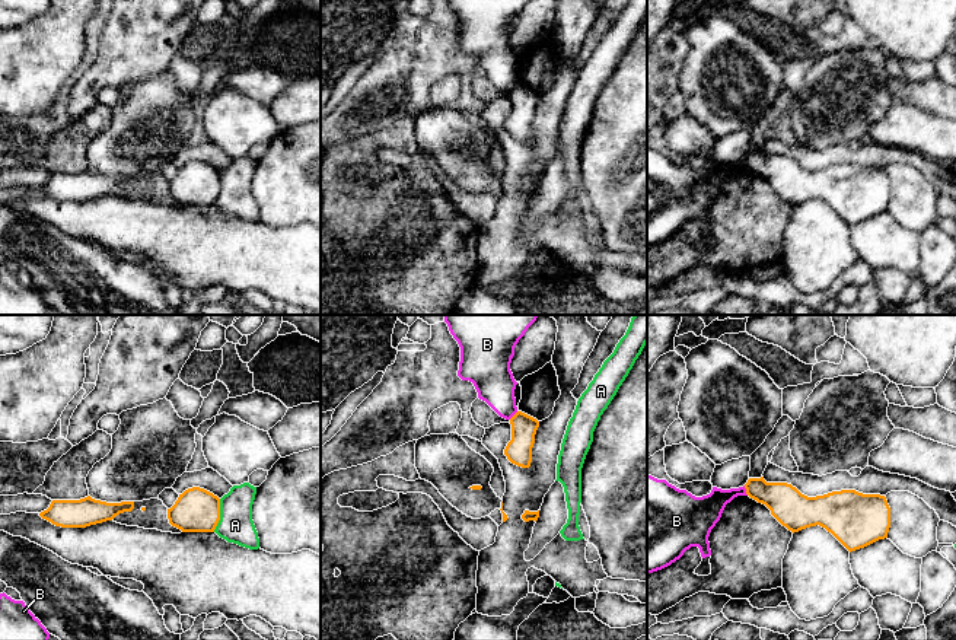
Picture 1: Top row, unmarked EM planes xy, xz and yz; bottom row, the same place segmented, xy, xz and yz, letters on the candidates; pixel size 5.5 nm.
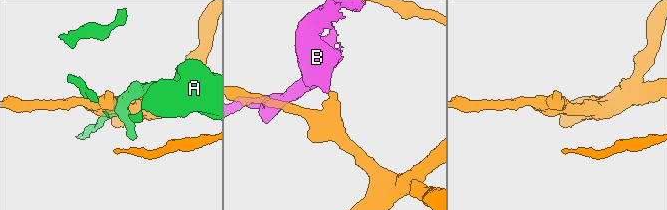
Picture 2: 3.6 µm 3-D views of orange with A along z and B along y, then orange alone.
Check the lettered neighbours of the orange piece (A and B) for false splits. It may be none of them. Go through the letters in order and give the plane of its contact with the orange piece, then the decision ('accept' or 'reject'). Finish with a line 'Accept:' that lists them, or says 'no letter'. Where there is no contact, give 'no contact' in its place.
A: meets orange in xy; reject
B: meets orange in yz; reject
Accept: no letter

